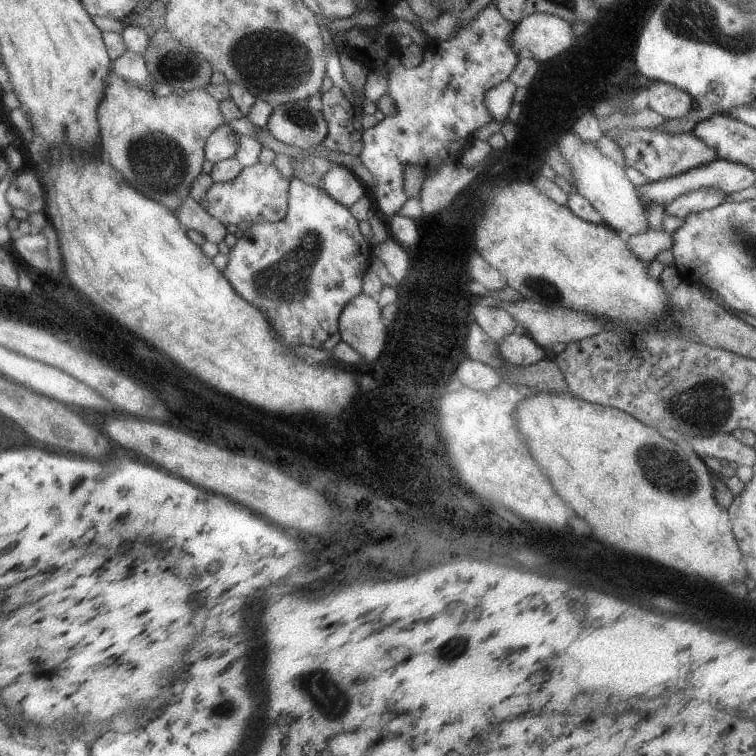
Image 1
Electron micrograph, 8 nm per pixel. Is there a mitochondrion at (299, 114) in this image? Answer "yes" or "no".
yes

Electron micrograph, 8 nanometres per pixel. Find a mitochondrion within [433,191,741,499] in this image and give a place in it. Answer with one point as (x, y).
(707, 406)

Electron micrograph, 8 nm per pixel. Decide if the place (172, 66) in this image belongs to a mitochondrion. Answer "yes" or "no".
yes

